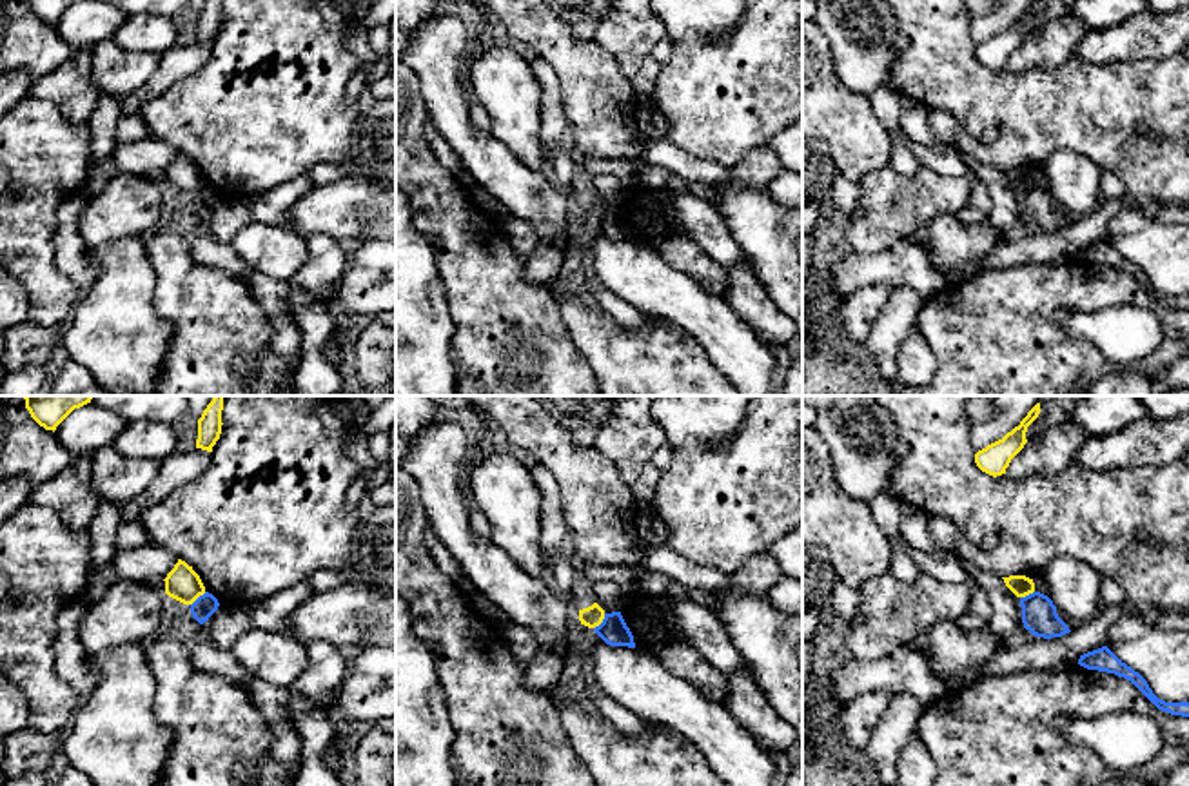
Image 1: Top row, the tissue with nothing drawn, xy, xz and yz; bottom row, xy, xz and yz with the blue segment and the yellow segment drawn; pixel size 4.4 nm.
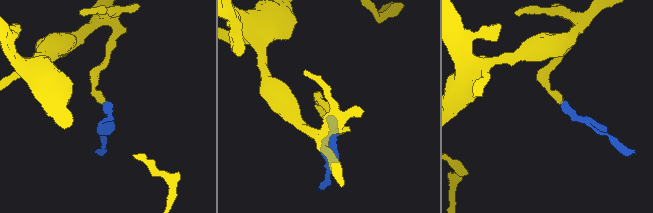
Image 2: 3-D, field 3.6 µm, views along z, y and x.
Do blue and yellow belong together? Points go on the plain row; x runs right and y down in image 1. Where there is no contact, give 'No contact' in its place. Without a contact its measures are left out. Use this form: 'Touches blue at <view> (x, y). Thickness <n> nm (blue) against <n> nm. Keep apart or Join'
Touches blue at xz (603, 215). Thickness 120 nm (blue) against 90 nm. Keep apart

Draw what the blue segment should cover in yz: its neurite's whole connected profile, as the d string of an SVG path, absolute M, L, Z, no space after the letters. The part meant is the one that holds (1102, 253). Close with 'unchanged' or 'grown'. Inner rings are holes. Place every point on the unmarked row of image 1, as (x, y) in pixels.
M1107 240L1080 249L1078 258L1087 263L1107 265L1124 270L1131 274L1158 303L1171 309L1189 310L1189 296L1165 296L1158 292L1149 281L1147 274L1131 260L1122 256Z; unchanged

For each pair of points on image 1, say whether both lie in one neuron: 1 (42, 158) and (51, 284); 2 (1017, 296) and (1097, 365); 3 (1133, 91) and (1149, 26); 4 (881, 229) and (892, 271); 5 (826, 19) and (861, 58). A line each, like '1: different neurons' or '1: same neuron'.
1: same neuron
2: same neuron
3: different neurons
4: different neurons
5: same neuron

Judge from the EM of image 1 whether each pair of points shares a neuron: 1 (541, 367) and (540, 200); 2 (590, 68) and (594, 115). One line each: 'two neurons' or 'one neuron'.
1: two neurons
2: one neuron

